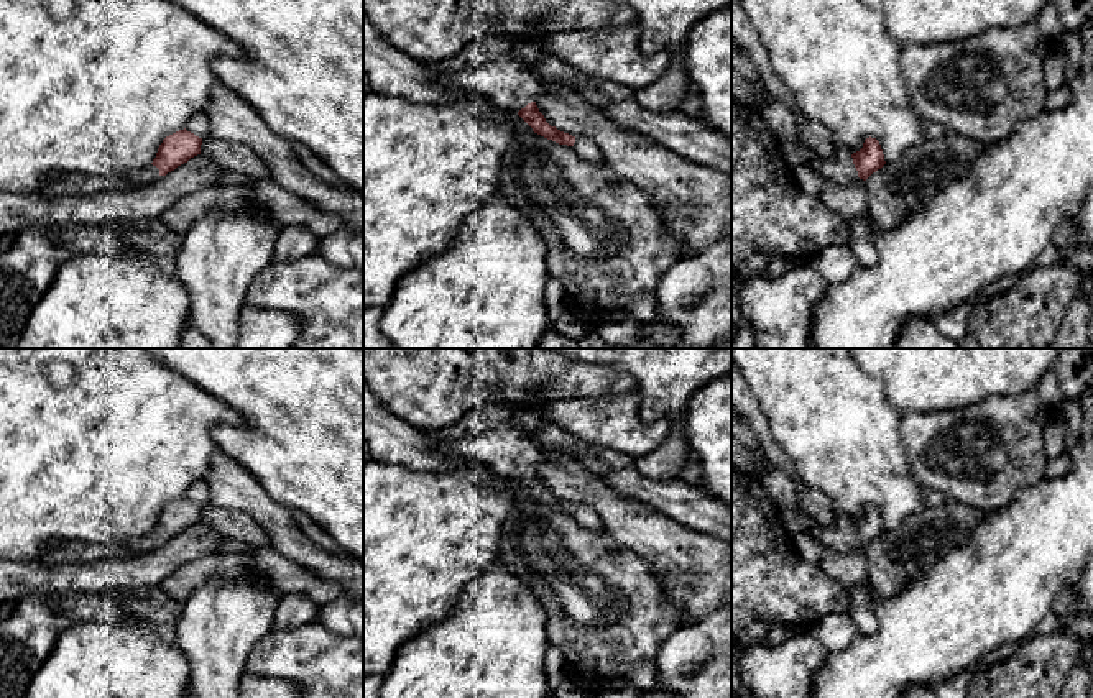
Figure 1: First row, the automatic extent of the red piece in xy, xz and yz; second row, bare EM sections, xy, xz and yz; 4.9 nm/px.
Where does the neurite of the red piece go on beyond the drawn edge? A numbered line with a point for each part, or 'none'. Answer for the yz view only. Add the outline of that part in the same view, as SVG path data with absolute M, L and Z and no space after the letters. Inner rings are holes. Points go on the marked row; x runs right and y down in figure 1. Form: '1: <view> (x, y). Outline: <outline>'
1: yz (839, 168). Outline: M794 138L784 141L782 149L792 168L804 164L817 171L825 181L833 181L843 186L860 179L853 158L846 148L840 148L833 156L822 159L817 158L799 138Z

